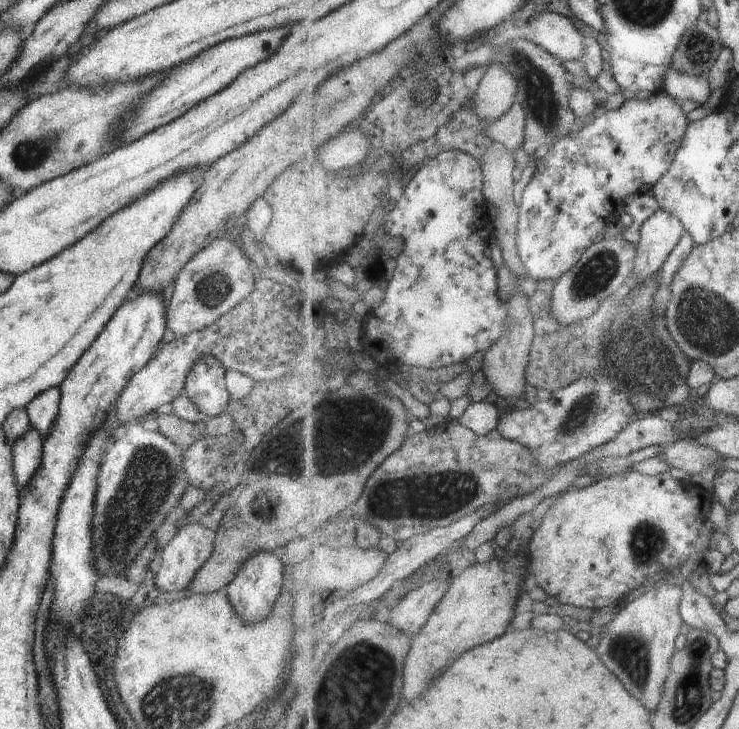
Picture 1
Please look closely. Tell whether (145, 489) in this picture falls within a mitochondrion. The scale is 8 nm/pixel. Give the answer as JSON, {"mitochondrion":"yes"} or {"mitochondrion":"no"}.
{"mitochondrion":"yes"}

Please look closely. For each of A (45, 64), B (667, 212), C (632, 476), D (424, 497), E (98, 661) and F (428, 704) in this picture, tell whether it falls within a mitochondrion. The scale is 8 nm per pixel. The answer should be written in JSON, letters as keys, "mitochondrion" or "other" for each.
{"A":"other","B":"other","C":"other","D":"mitochondrion","E":"other","F":"other"}

